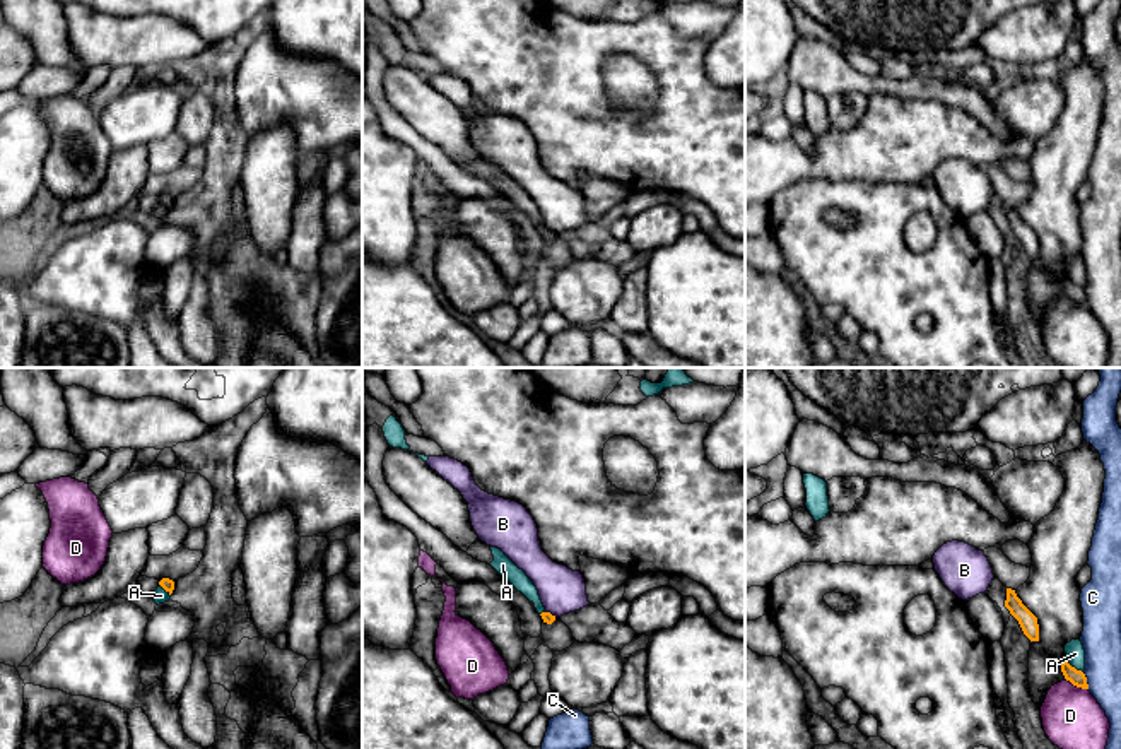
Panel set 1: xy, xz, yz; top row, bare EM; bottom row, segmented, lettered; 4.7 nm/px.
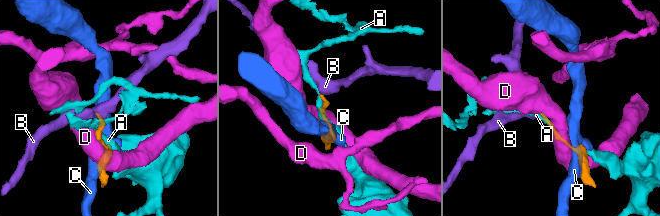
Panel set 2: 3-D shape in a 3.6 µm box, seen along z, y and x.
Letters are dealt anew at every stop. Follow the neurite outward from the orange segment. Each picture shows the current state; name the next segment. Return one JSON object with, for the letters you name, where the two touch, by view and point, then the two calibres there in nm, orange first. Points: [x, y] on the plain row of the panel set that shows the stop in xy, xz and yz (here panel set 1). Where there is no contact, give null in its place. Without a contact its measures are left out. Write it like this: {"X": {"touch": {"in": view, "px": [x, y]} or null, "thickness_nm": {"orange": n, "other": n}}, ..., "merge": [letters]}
{"merge": []}

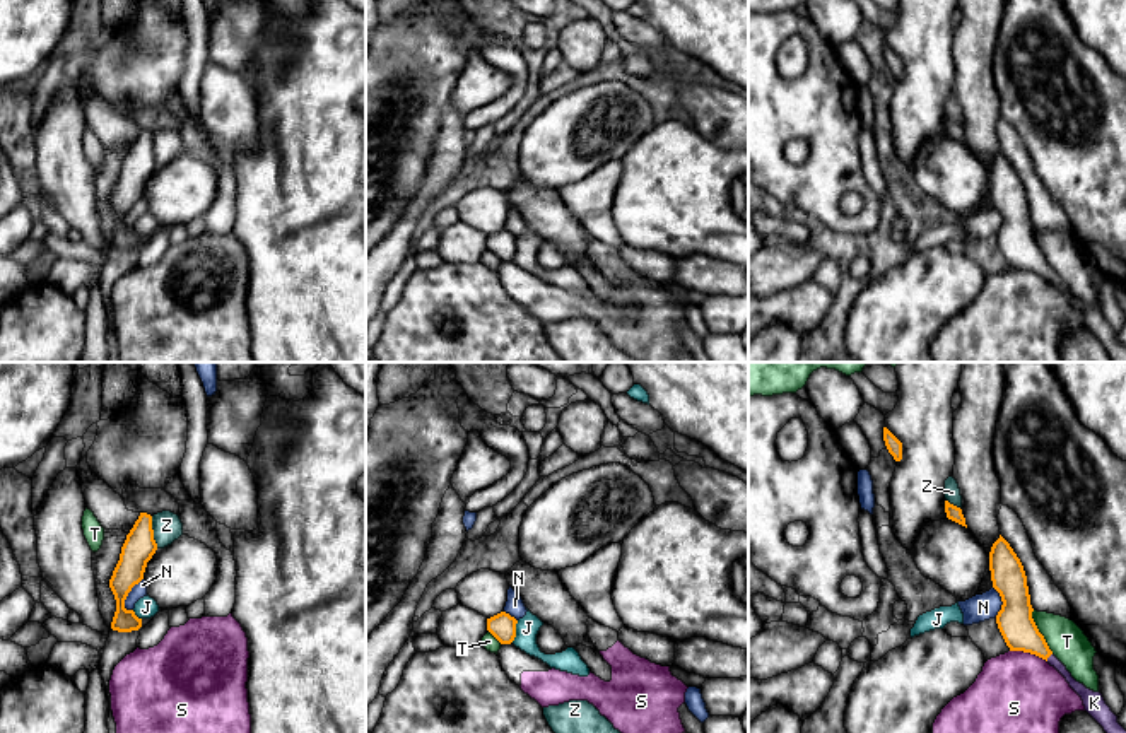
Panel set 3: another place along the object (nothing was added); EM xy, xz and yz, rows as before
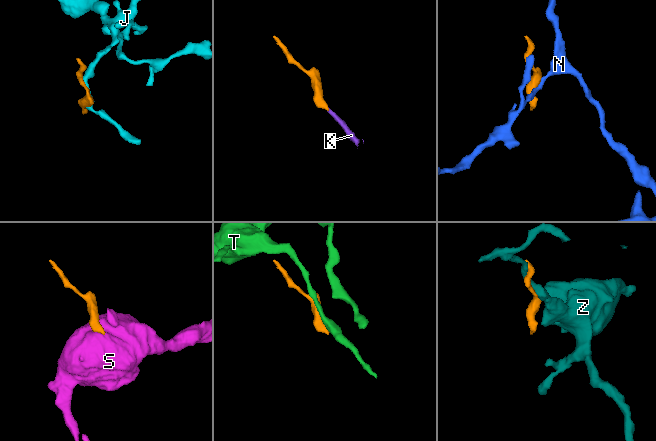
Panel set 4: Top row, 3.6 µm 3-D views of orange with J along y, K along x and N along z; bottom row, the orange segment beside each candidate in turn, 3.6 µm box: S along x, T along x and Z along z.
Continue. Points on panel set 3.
{"K": {"touch": {"in": "yz", "px": [1049, 272]}, "thickness_nm": {"orange": 170, "other": 60}}, "merge": ["K"]}

